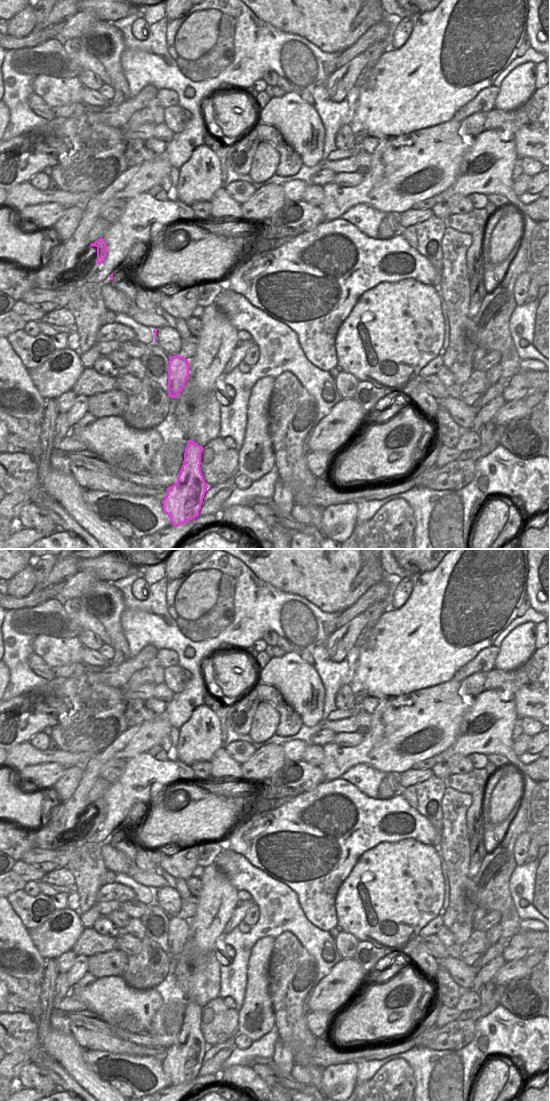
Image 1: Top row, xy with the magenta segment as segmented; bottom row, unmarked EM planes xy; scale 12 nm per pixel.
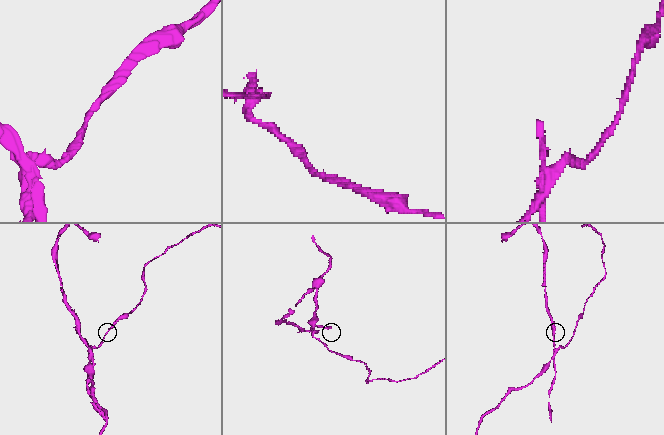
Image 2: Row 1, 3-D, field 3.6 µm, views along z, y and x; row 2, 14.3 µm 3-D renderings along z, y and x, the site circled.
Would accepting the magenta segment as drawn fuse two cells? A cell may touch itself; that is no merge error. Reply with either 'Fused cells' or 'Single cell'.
Fused cells

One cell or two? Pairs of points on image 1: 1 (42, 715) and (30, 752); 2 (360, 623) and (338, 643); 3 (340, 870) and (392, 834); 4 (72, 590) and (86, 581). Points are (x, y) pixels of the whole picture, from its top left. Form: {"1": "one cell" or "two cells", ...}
{"1": "two cells", "2": "one cell", "3": "one cell", "4": "one cell"}

